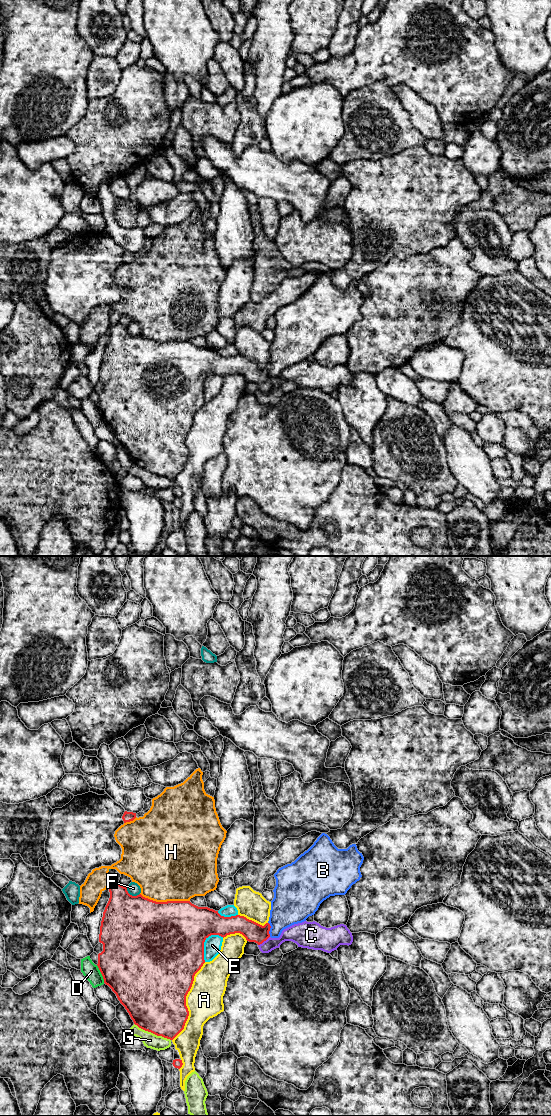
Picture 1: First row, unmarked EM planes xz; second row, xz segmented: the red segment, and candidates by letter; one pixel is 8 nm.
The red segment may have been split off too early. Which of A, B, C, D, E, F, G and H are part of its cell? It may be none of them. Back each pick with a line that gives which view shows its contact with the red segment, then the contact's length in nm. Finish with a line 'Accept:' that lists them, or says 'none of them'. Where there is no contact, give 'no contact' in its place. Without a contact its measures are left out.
C: meets red in xz; contact 120 nm long
Accept: C

